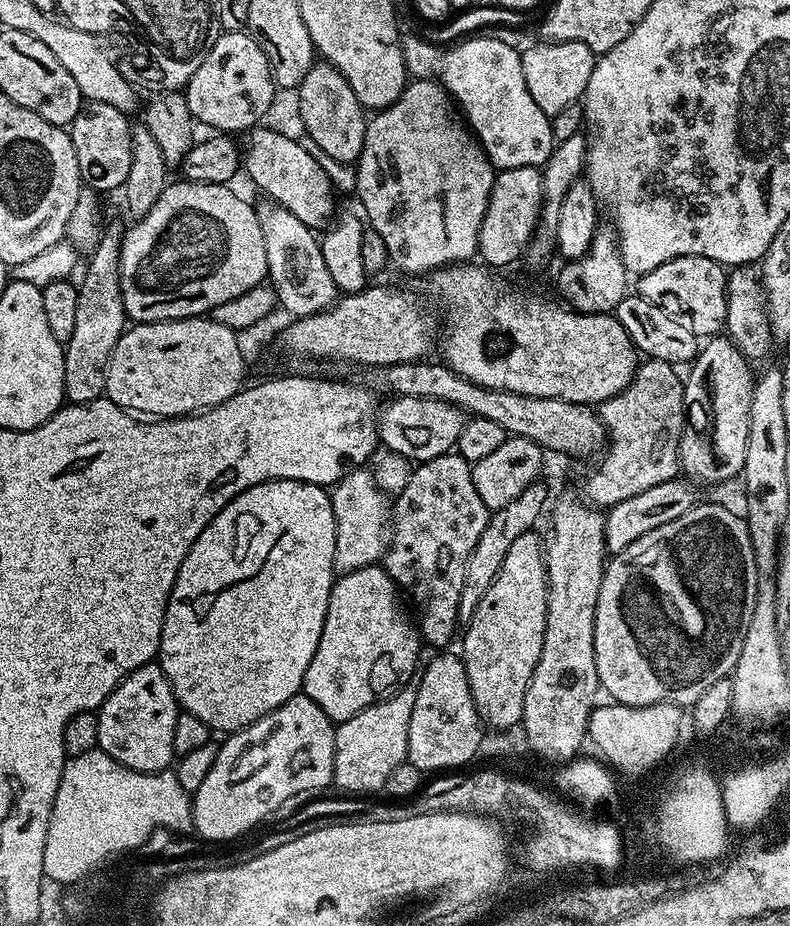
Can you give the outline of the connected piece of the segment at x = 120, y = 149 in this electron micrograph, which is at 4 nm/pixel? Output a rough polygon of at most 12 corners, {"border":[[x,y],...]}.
{"border":[[89,103],[71,122],[81,181],[123,189],[132,129],[122,110]]}

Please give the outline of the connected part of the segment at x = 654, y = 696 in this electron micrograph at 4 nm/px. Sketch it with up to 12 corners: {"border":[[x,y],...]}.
{"border":[[698,502],[607,561],[599,687],[691,706],[735,668],[758,570]]}

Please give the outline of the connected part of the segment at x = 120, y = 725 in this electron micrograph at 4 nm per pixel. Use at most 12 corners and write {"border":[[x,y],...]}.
{"border":[[159,663],[98,709],[98,748],[122,766],[174,764],[176,695]]}

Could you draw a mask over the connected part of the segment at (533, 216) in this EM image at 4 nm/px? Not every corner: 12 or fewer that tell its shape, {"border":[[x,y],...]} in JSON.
{"border":[[540,168],[497,171],[478,230],[492,270],[519,261],[543,205]]}

